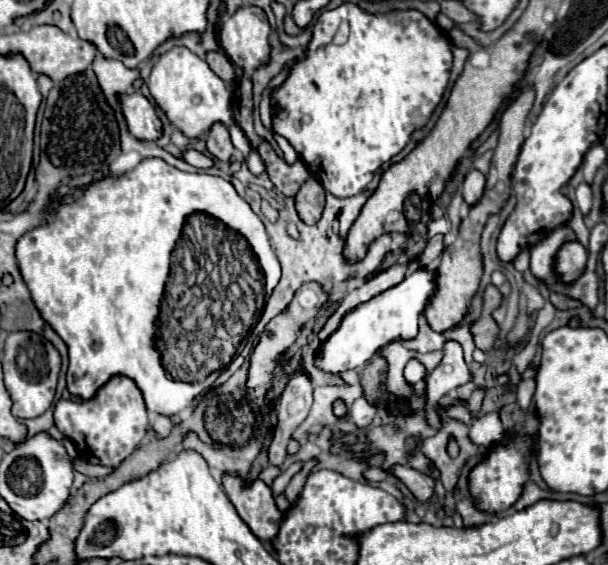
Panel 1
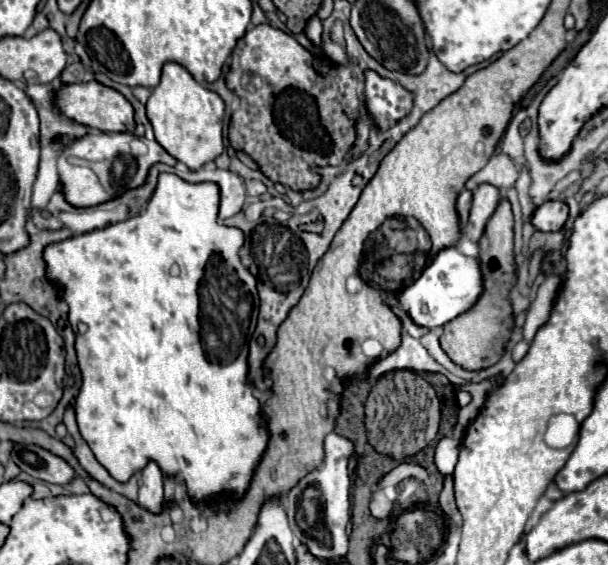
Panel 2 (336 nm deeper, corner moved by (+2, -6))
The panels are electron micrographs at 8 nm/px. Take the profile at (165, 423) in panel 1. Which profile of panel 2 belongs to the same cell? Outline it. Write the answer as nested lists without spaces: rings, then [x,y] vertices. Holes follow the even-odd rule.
[[[150,461],[140,471],[138,503],[142,507],[148,507],[148,511],[160,511],[160,507],[164,503],[164,495],[162,495],[162,471],[156,465],[156,461]]]

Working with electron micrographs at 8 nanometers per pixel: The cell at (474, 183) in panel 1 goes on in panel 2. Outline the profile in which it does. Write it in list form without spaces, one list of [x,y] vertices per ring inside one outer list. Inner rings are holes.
[[[490,183],[478,185],[476,191],[472,193],[472,209],[470,209],[468,225],[466,225],[466,235],[472,241],[478,241],[482,237],[486,221],[494,213],[500,197],[502,197],[500,189],[494,187],[494,185],[490,185]]]

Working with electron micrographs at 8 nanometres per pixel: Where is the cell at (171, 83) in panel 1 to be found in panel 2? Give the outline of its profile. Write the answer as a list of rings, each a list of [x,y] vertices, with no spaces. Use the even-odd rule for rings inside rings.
[[[164,65],[160,83],[152,91],[146,109],[148,119],[154,127],[156,141],[190,169],[200,169],[204,163],[214,161],[222,153],[224,101],[218,93],[202,87],[182,65]]]

